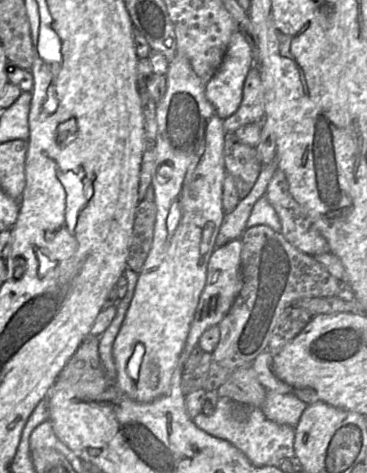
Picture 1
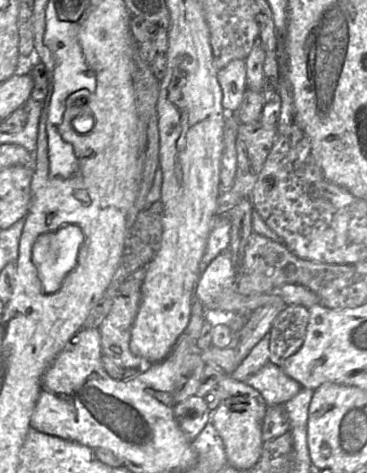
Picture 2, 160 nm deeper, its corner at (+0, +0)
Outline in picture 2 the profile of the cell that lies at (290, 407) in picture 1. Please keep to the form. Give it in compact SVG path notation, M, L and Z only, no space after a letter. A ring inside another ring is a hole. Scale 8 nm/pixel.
M270 362L245 383L261 394L267 408L284 405L302 389L301 385L289 377L281 367Z

